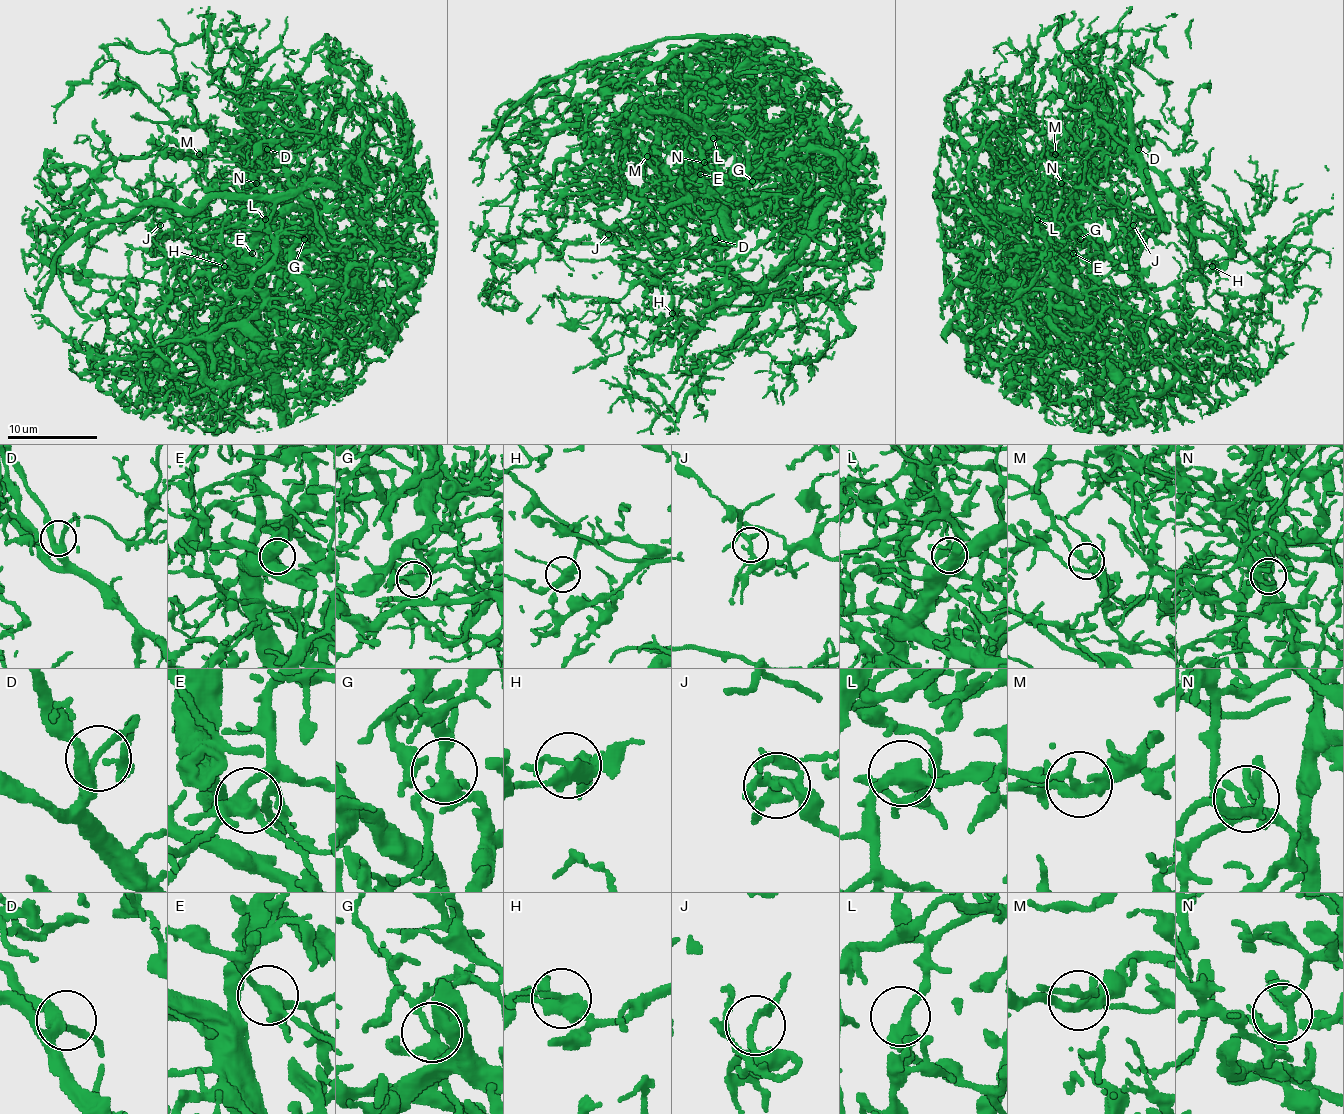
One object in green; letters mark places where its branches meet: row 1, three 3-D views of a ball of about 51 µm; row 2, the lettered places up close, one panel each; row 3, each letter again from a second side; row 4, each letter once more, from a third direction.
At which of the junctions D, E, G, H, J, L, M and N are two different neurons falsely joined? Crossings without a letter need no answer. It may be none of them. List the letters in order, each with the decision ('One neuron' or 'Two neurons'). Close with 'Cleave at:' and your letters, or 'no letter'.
D: One neuron
E: One neuron
G: One neuron
H: One neuron
J: One neuron
L: One neuron
M: One neuron
N: One neuron
Cleave at: no letter

